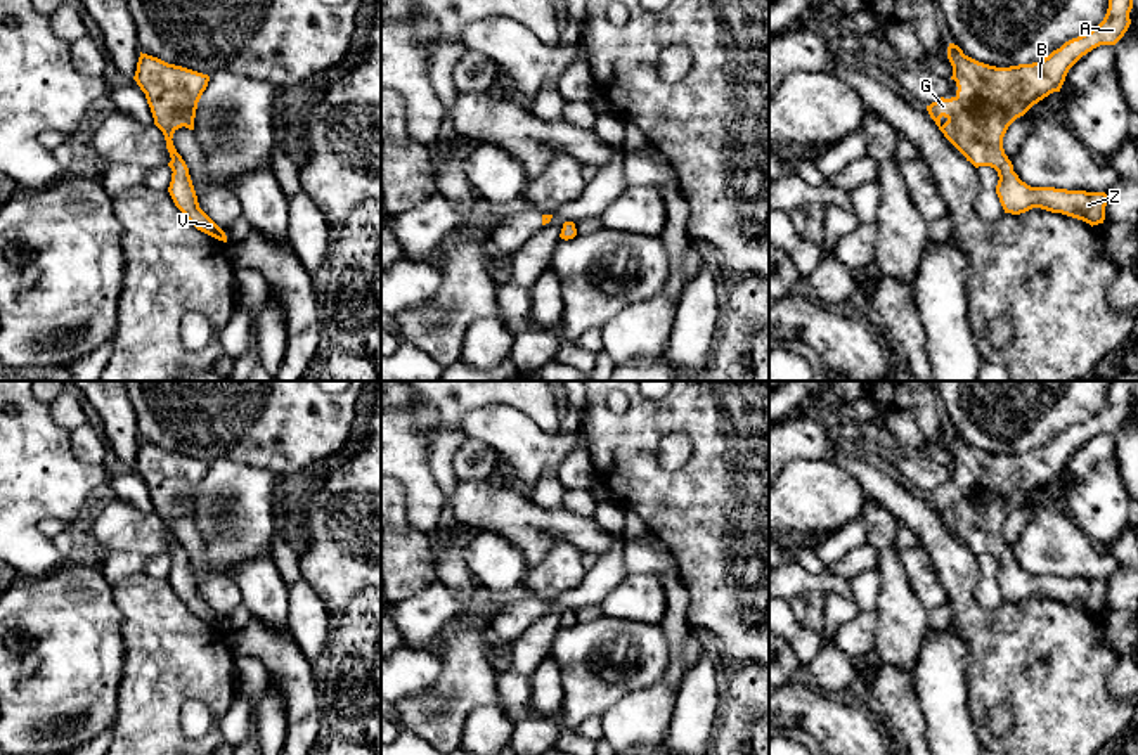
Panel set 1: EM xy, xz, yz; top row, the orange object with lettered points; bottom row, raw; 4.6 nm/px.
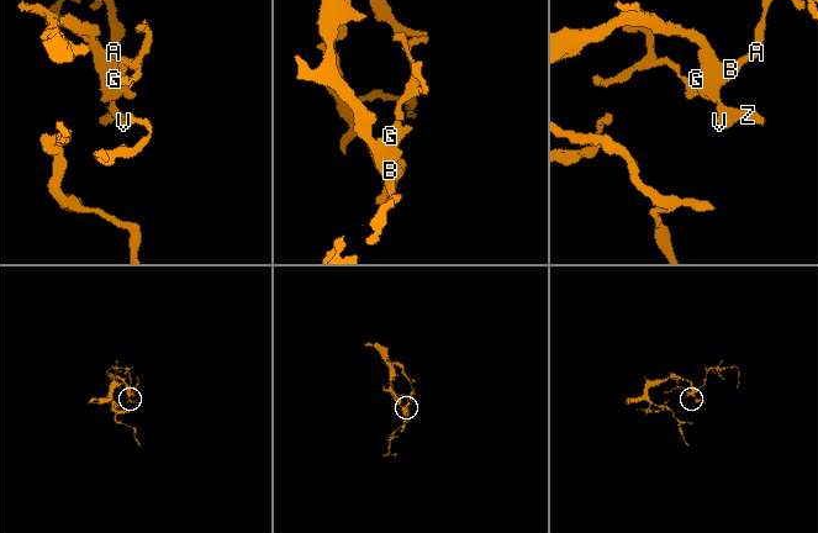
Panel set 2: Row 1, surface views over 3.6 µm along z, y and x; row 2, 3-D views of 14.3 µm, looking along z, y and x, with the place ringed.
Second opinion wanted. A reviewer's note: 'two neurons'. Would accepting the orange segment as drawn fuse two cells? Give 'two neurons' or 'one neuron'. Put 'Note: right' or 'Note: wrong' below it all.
one neuron
Note: wrong

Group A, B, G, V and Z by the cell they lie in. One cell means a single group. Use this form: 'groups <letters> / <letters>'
groups A B G V Z

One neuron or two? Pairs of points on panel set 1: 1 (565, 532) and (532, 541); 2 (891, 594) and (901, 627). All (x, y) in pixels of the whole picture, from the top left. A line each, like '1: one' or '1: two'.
1: one
2: one

